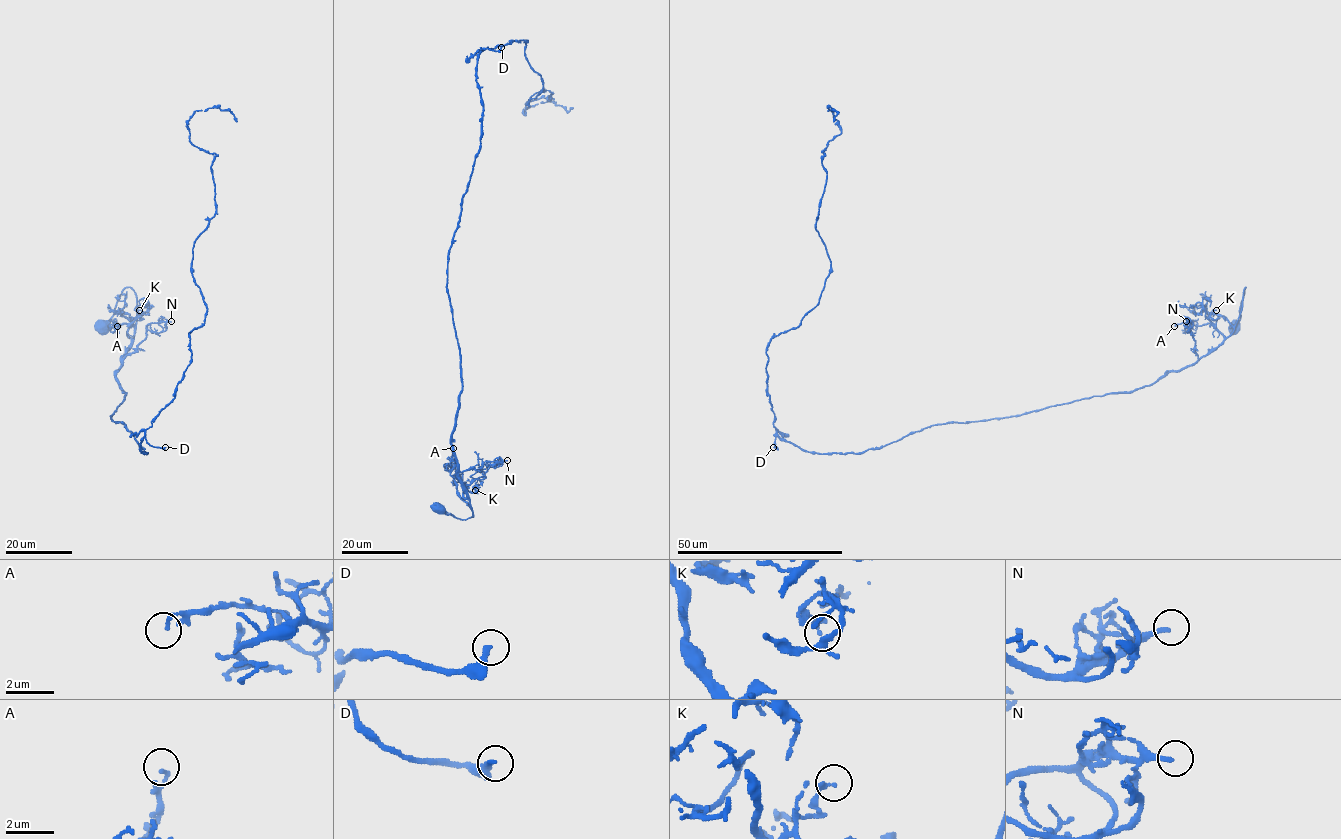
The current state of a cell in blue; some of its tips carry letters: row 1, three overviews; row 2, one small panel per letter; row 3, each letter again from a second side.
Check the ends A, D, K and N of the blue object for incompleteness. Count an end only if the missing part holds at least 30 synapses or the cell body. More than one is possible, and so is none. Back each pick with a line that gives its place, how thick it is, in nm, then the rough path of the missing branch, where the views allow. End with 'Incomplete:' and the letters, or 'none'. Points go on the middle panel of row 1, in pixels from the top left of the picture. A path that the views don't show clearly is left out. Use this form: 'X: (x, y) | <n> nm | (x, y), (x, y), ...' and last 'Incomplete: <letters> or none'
D: (501, 47) | 260 nm
Incomplete: D

